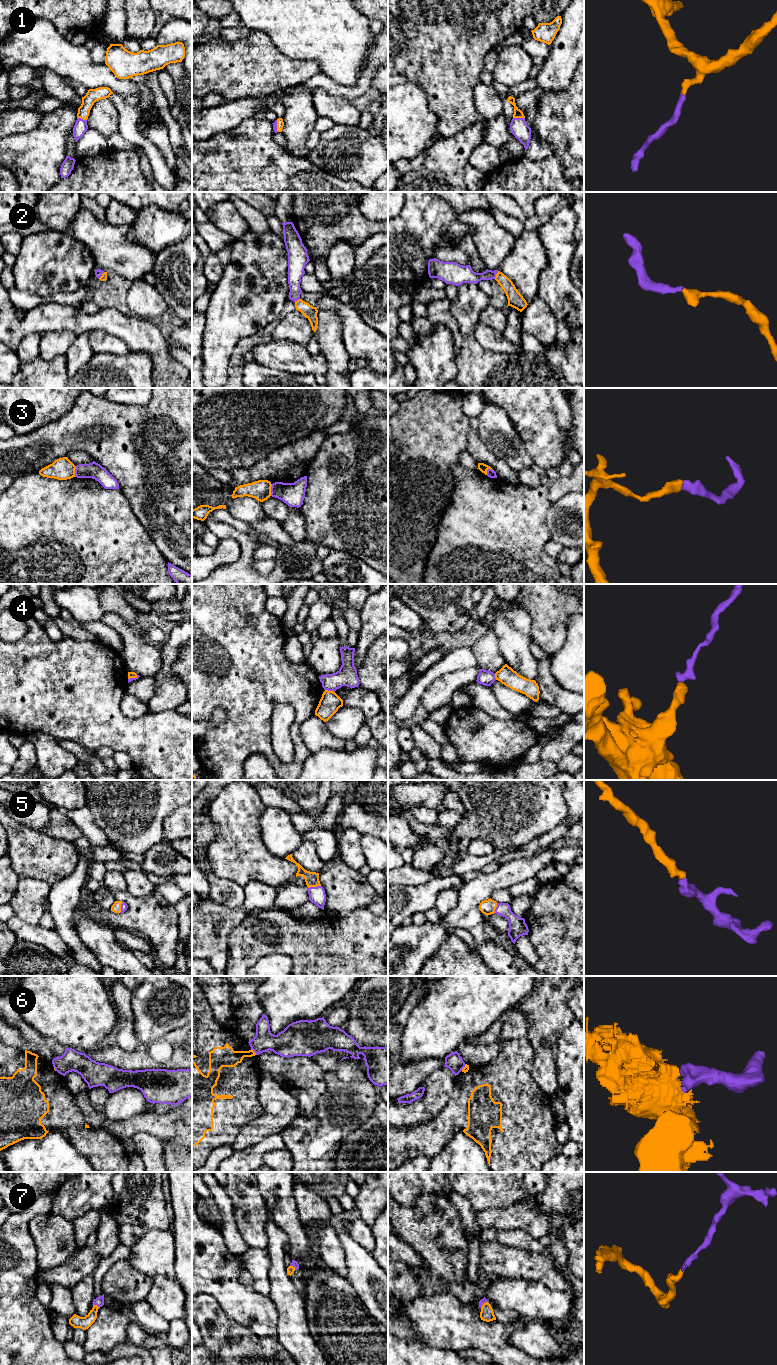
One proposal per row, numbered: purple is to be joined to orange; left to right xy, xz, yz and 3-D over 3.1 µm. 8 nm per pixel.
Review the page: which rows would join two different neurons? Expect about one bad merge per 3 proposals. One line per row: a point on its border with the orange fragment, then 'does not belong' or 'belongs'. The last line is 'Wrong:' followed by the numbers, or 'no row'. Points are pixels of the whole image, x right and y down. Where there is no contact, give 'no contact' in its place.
1: meets orange in yz at (519, 117); belongs
2: meets orange in yz at (496, 275); belongs
3: meets orange in xz at (270, 490); does not belong
4: meets orange in xz at (330, 691); does not belong
5: meets orange in xz at (314, 886); belongs
6: meets orange in xz at (253, 1051); does not belong
7: meets orange in xy at (96, 1305); belongs
Wrong: 3, 4, 6

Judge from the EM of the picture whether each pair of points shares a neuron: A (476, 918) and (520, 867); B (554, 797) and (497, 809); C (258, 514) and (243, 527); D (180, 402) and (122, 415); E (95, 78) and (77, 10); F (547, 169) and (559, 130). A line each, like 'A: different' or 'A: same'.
A: same
B: same
C: different
D: same
E: different
F: different

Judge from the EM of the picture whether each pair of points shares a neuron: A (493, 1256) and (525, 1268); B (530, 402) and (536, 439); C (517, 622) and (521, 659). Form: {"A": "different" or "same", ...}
{"A": "same", "B": "same", "C": "same"}

